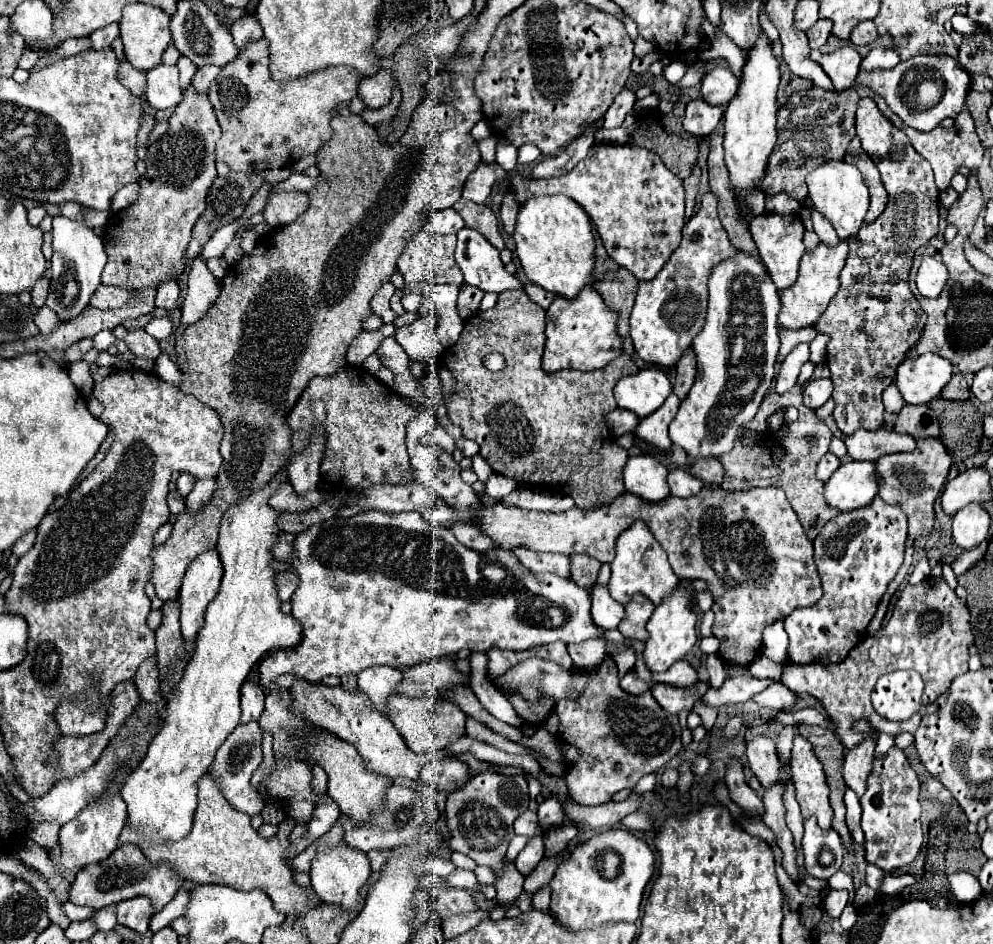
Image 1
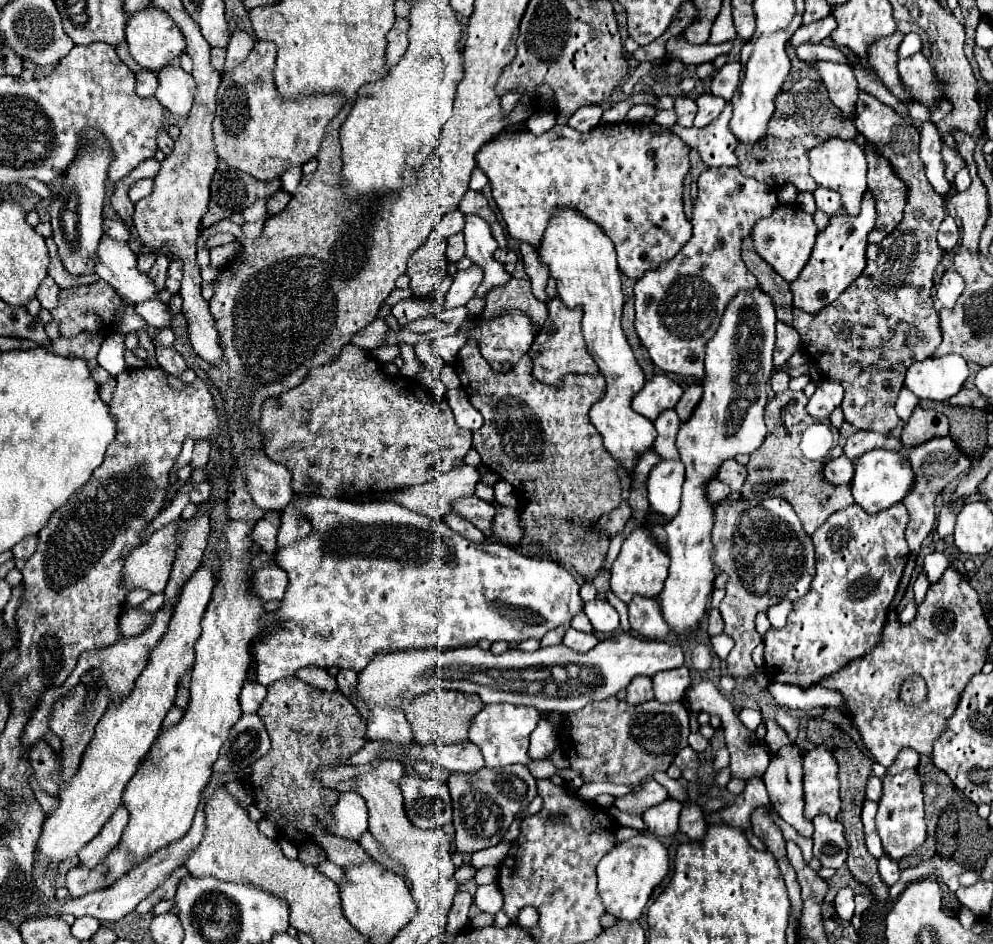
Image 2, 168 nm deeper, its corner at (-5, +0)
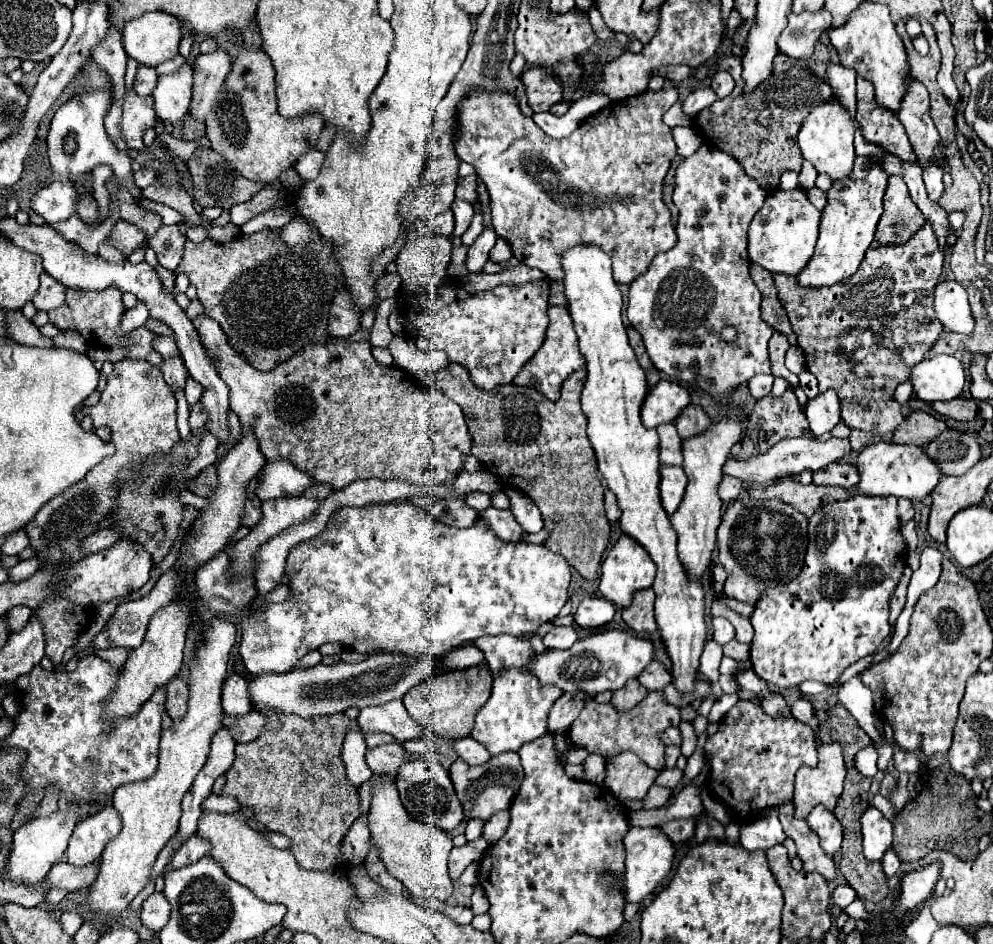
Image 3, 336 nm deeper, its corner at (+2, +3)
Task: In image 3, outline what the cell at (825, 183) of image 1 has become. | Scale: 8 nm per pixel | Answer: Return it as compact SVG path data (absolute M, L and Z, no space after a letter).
M830 96L830 100L822 106L816 106L804 120L800 132L798 132L798 146L802 152L802 158L812 162L818 174L826 174L832 178L832 182L844 180L850 176L852 166L854 166L854 128L852 122L848 118L848 114L844 112L844 108L840 108L838 100L834 96Z

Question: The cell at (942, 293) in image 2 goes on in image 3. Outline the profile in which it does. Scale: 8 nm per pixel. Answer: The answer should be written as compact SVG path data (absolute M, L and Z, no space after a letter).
M944 280L936 284L934 312L944 328L960 334L972 334L974 318L968 306L968 294L956 280Z

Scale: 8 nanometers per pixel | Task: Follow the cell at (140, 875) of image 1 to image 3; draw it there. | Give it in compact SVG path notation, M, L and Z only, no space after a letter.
M96 860L94 864L82 866L82 868L66 864L66 862L58 862L50 868L46 884L74 892L74 890L82 890L82 888L92 886L94 884L92 880L96 880L98 872L100 872L100 860Z

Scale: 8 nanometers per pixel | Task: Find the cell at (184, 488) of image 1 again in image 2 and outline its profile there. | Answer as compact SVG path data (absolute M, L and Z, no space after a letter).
M199 441L195 443L195 449L193 449L193 459L191 459L191 467L193 469L199 469L203 467L207 461L209 461L209 453L211 453L211 443L209 441Z

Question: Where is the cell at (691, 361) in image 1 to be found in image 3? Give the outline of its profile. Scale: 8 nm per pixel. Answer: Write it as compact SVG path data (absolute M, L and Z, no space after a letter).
M688 404L676 418L676 428L678 428L678 434L682 438L690 438L694 434L700 434L704 428L708 428L710 424L710 418L706 416L706 412L702 410L702 406L696 406L696 404Z

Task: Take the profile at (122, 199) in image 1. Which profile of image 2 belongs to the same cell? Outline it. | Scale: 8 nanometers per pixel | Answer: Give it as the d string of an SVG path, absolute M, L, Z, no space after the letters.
M139 179L137 183L133 183L129 187L129 199L133 203L137 203L139 199L147 197L147 193L151 193L151 191L153 191L153 179Z

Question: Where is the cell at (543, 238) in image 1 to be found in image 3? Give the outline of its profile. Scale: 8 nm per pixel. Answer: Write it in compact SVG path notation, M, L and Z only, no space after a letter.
M576 244L562 252L562 270L568 310L588 370L588 380L582 390L582 412L588 418L588 440L596 452L598 470L618 498L622 510L620 528L638 540L658 566L652 586L656 592L656 622L674 664L672 682L678 690L690 692L706 638L704 592L700 580L690 582L682 572L676 556L676 532L670 526L668 514L660 508L658 434L654 428L644 428L640 420L640 406L648 386L644 370L628 344L622 322L622 294L612 278L612 260L596 244Z

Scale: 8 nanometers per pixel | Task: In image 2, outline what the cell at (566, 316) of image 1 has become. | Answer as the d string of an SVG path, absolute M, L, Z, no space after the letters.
M553 297L547 303L547 311L549 311L549 319L545 321L543 329L539 331L537 339L531 345L531 375L545 385L563 385L563 377L567 373L597 373L597 363L593 361L593 357L587 353L585 349L585 341L581 335L581 317L583 317L583 309L575 307L575 309L567 309L563 305L563 301L559 297Z

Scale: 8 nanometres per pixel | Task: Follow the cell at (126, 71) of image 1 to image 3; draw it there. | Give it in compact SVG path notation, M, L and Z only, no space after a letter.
M138 66L136 70L136 78L134 78L134 90L140 94L140 96L148 96L152 94L154 86L156 86L156 70L152 66Z

